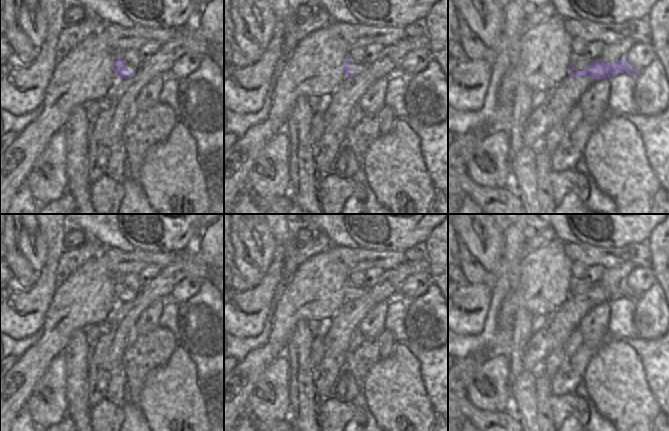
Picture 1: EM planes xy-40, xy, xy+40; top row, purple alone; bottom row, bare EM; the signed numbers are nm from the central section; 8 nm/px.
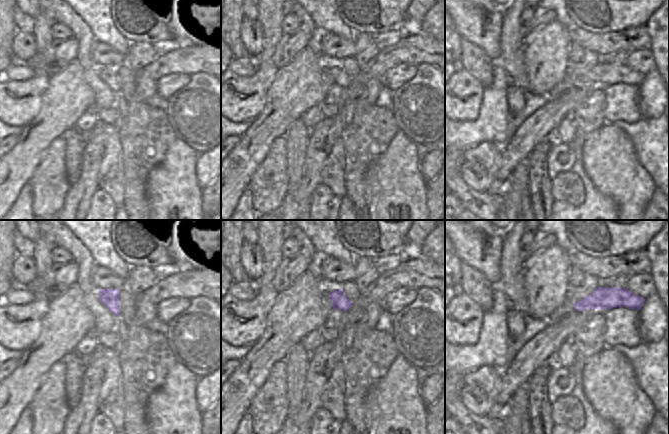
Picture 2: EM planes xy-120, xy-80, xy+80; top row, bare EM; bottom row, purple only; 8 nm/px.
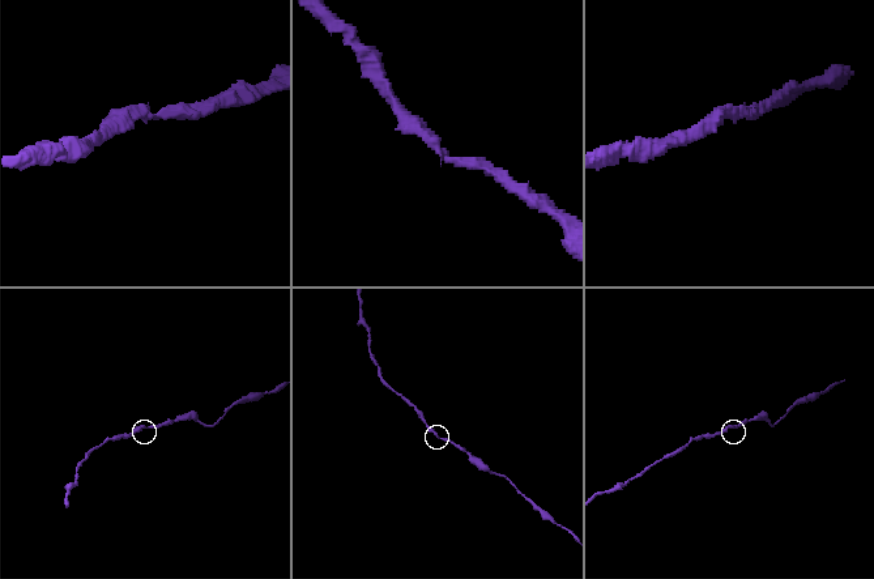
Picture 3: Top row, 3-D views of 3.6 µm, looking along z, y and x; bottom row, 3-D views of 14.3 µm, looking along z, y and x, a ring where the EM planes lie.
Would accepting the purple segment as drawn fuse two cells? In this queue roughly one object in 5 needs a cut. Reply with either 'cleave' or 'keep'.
keep

